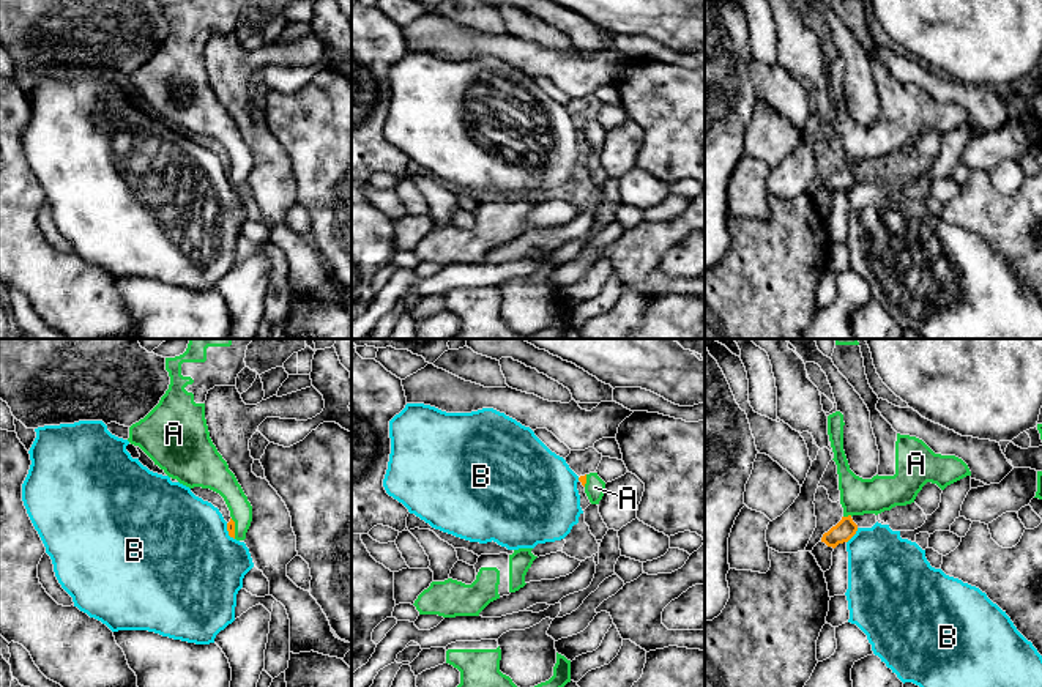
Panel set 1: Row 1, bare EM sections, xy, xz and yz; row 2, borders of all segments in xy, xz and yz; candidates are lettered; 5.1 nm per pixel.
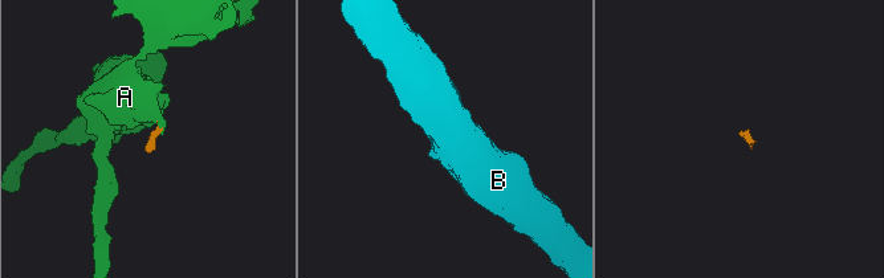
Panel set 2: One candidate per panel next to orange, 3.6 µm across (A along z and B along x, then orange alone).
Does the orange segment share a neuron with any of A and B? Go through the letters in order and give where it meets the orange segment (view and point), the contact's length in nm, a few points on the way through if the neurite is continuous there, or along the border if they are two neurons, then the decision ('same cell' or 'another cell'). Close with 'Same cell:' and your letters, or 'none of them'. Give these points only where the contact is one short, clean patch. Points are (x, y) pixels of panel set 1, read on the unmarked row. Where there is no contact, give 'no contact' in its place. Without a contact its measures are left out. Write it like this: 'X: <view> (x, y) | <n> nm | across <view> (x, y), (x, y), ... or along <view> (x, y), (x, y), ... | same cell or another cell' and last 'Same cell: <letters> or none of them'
A: yz (848, 163) | 50 nm | across yz (845, 175), (848, 163), (858, 144) | same cell
B: yz (853, 181) | 100 nm | along yz (858, 175), (847, 189) | another cell
Same cell: A

